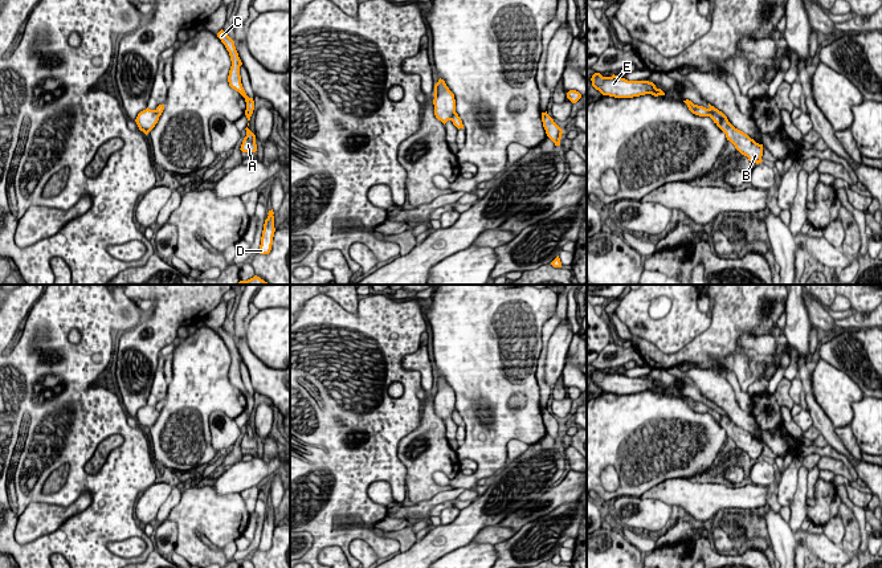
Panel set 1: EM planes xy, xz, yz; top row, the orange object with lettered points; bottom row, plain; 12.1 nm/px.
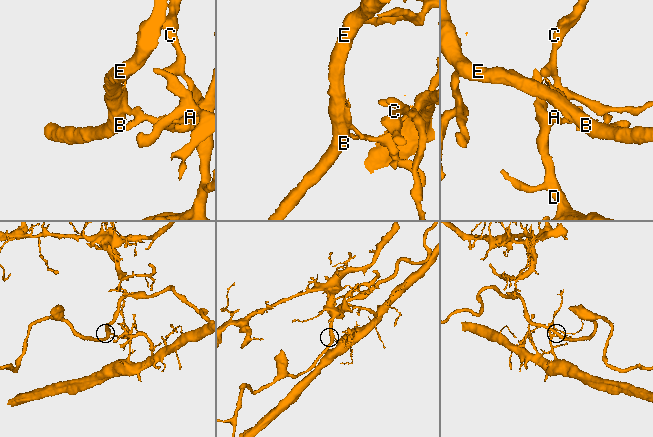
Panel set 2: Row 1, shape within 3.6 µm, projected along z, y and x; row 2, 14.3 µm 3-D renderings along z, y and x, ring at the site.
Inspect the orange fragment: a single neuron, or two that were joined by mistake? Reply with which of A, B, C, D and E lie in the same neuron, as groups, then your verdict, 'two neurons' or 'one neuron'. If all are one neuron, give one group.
A C D / B E | two neurons

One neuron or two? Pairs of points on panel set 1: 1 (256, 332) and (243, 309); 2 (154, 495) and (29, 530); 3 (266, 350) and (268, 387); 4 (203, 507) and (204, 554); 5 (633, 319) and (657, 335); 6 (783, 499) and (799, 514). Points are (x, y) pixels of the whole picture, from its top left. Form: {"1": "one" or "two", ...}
{"1": "two", "2": "two", "3": "two", "4": "one", "5": "one", "6": "two"}

